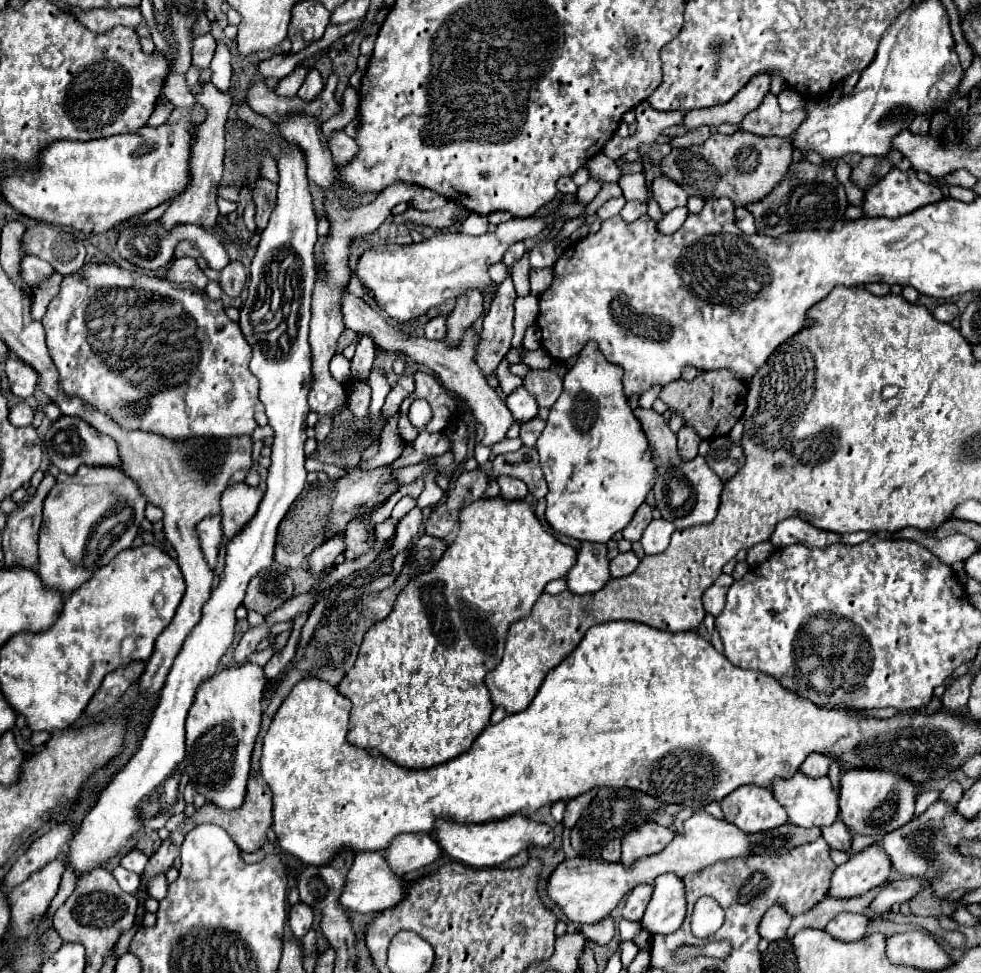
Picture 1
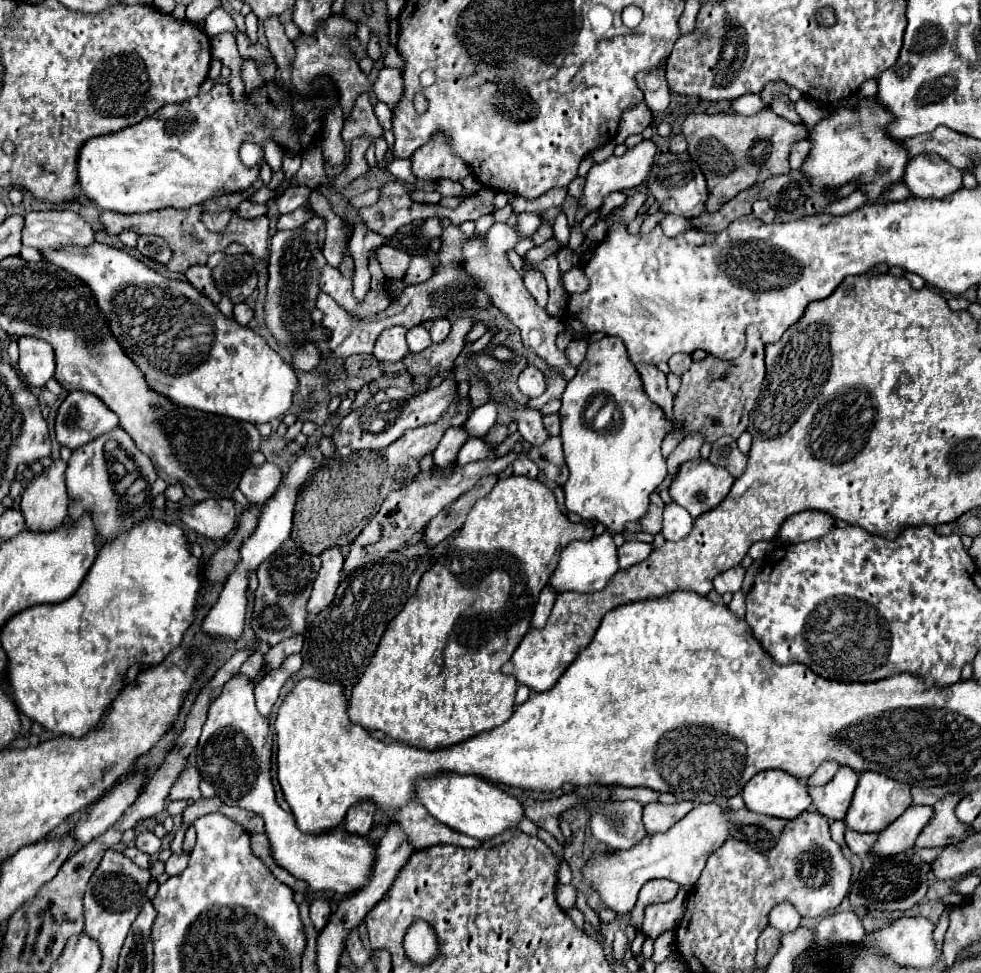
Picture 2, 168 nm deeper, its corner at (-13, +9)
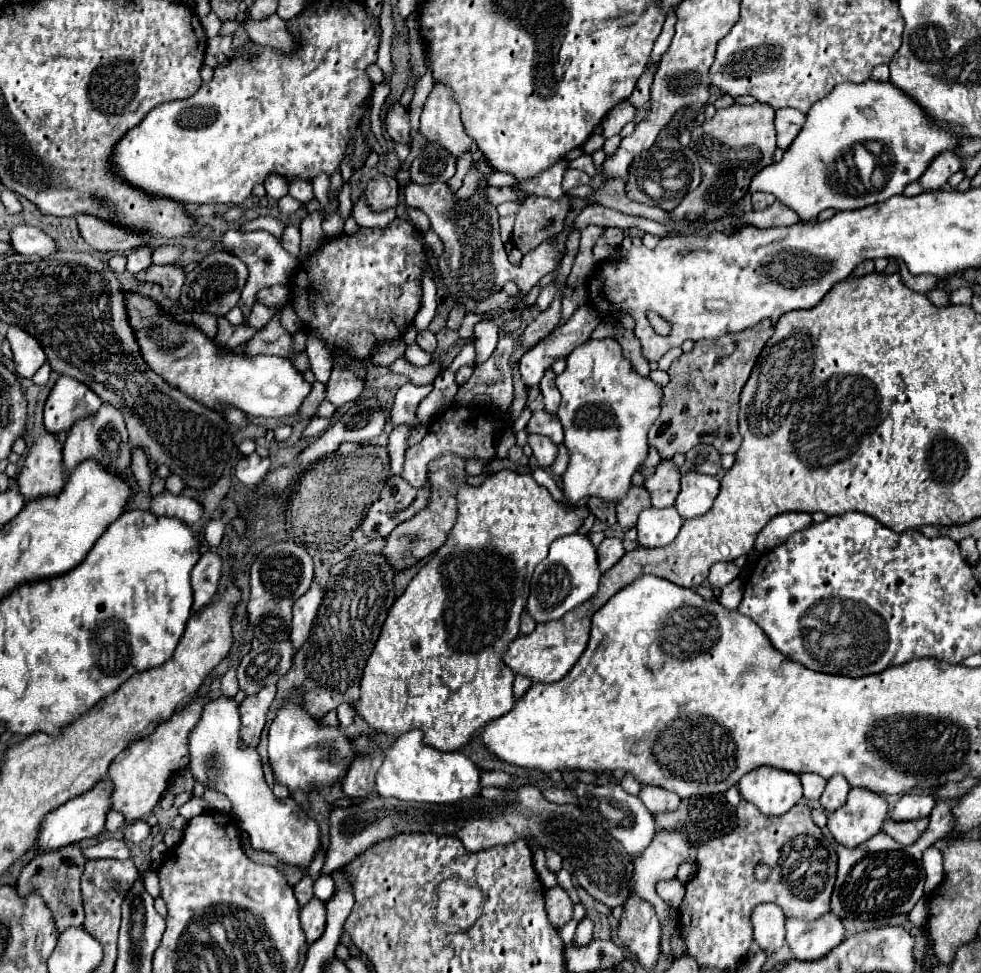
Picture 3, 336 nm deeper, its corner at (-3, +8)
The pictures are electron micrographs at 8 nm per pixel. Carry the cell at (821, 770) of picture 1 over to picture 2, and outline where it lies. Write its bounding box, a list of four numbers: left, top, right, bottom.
[808,761,838,785]

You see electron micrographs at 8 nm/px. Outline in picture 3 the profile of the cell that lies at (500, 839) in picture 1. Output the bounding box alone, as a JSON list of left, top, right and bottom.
[376,730,480,804]

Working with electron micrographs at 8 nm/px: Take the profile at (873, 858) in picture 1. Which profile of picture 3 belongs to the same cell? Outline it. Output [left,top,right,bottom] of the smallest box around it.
[890,794,936,820]

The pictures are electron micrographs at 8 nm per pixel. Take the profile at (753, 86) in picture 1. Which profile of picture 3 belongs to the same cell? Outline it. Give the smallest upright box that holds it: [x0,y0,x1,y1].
[776,108,806,152]

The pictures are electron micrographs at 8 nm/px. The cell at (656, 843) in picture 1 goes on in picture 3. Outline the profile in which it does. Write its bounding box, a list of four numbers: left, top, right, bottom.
[638,786,680,814]

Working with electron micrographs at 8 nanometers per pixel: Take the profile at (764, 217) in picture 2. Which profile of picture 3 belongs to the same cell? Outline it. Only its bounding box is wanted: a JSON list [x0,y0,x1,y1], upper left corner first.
[752,192,774,210]

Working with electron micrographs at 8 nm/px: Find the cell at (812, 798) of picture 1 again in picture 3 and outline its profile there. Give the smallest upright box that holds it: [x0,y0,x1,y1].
[820,776,850,812]

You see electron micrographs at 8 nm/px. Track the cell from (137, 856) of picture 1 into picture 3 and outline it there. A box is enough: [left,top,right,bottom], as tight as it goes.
[124,820,150,844]

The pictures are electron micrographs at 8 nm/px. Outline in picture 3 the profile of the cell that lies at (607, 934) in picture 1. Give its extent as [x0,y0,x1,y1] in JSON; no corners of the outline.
[574,918,592,948]

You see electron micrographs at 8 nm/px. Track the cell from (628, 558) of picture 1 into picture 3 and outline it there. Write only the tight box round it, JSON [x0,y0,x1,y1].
[596,538,624,572]

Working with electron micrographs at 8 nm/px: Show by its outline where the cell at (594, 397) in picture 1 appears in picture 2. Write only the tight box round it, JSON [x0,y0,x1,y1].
[562,337,668,533]

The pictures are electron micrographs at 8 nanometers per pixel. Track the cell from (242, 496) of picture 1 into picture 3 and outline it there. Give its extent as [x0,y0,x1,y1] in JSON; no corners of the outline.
[236,452,270,486]

